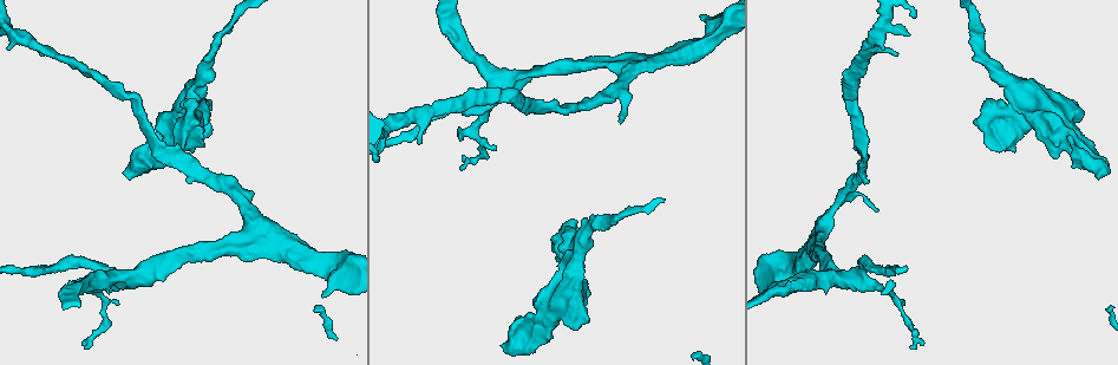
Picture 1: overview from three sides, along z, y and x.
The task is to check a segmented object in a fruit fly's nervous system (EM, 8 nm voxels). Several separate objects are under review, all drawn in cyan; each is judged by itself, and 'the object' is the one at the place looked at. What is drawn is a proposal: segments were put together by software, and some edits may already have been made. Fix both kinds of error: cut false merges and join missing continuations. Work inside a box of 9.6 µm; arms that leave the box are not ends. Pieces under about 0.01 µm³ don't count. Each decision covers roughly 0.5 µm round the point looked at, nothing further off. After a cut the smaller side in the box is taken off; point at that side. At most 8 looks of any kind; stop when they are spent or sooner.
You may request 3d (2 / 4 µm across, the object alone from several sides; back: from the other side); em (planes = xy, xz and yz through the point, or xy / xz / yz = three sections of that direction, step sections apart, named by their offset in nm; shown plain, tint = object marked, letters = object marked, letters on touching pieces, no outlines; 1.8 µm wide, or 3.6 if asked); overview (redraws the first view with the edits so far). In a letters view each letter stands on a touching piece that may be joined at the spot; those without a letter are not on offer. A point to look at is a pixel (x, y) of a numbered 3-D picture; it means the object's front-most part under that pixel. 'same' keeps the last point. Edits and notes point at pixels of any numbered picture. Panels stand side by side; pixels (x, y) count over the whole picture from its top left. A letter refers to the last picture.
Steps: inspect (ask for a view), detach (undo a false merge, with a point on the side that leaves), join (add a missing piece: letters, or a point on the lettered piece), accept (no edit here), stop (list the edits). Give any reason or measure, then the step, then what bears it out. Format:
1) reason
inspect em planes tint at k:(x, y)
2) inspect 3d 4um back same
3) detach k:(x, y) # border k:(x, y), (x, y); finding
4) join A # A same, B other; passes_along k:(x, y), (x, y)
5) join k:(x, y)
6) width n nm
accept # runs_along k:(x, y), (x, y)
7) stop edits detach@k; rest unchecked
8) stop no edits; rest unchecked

branch stops here
inspect 3d 4um at 1:(326, 293)

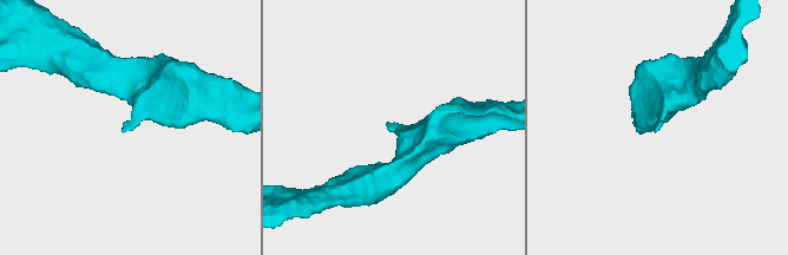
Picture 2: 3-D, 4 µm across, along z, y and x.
now the EM
inspect em planes letters at 2:(391, 123)

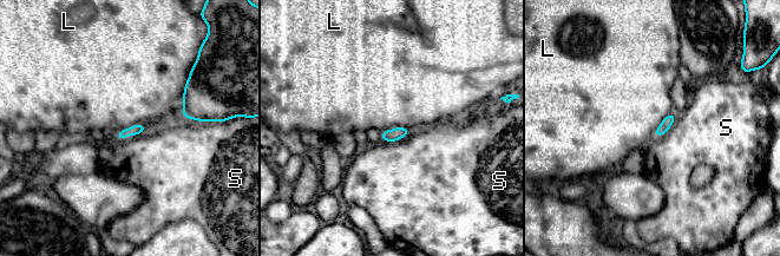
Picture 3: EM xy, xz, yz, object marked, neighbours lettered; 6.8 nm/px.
accept # L other, S other; border 3:(189, 76), (183, 90), (182, 116); none of them fits

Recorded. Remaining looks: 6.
sudden change in width
inspect 3d 4um at 1:(1030, 115)

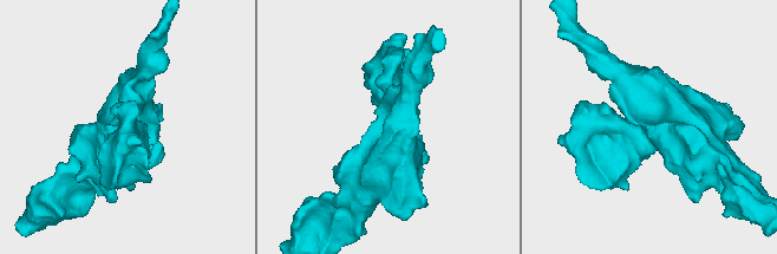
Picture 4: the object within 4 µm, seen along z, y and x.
shape alone is not enough
inspect em 3.6um planes letters at 4:(654, 131)

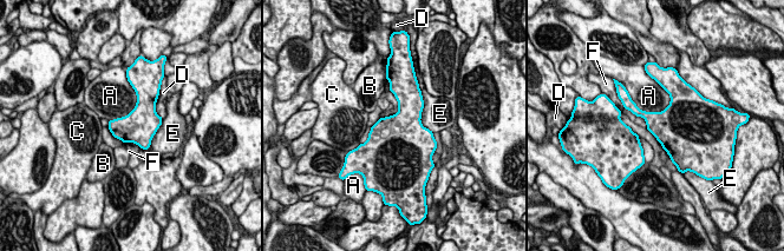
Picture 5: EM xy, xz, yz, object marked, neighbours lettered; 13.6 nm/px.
accept # A other, B other, C other, D other, E other, F other; border 5:(631, 97), (646, 111), (671, 101); one neuron here

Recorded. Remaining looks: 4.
arms part here
inspect 3d 2um back at 1:(429, 115)

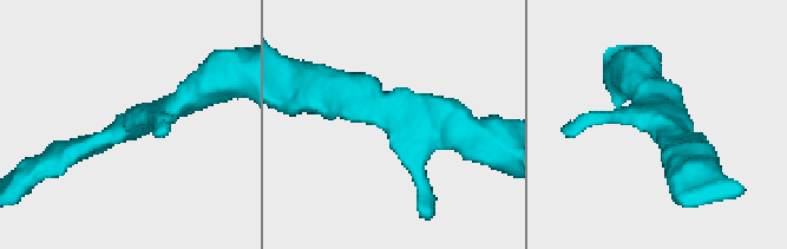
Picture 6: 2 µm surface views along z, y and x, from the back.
now the EM
inspect em yz step 8 tint at 6:(663, 122)

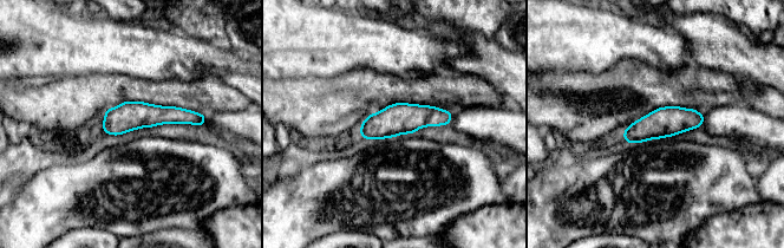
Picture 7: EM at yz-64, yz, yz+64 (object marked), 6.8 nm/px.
inspect em planes letters same

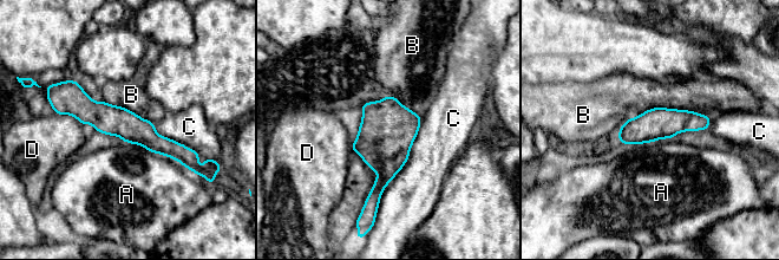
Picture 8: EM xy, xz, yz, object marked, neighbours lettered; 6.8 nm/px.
accept # A other, B other, C other, D other; runs_along 8:(58, 103), (190, 153); continuous, no second neuron

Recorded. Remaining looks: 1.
stop no edits; rest unchecked

